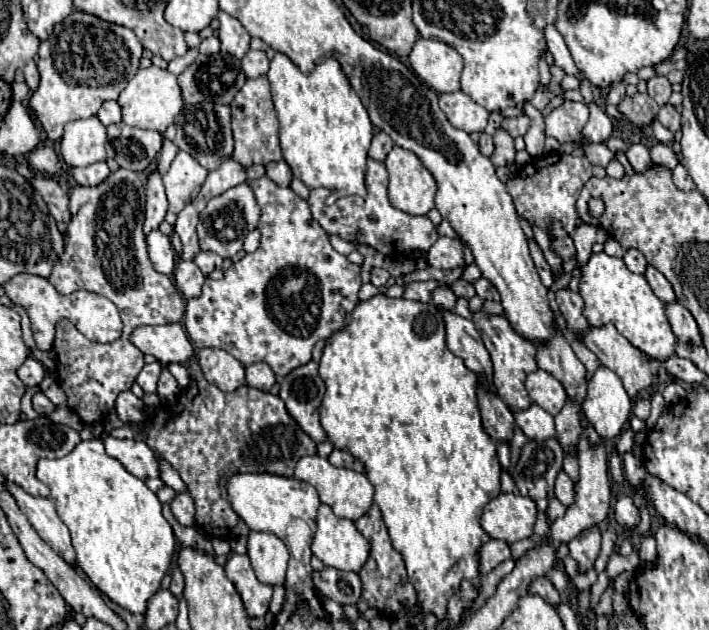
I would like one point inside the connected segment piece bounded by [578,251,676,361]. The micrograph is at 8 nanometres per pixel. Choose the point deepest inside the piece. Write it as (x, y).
(611, 294)

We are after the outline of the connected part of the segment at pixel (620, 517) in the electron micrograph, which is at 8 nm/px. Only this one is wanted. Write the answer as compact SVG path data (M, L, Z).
M620 497L616 501L616 507L614 507L614 513L616 513L616 521L620 525L624 525L626 529L634 529L640 525L640 511L638 507L634 505L632 497Z

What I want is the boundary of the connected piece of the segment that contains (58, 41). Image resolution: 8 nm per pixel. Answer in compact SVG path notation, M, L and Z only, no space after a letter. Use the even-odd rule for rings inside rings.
M72 11L38 49L40 85L30 95L30 109L46 135L58 141L66 123L96 115L104 101L116 99L124 89L122 85L138 71L140 57L142 45L130 29L82 11Z

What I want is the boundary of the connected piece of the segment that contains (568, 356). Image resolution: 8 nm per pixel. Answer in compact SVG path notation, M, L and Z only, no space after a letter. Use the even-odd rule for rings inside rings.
M556 331L554 339L536 347L538 367L552 373L564 385L568 399L578 401L578 405L582 405L582 401L586 399L586 367L574 355L562 333Z

